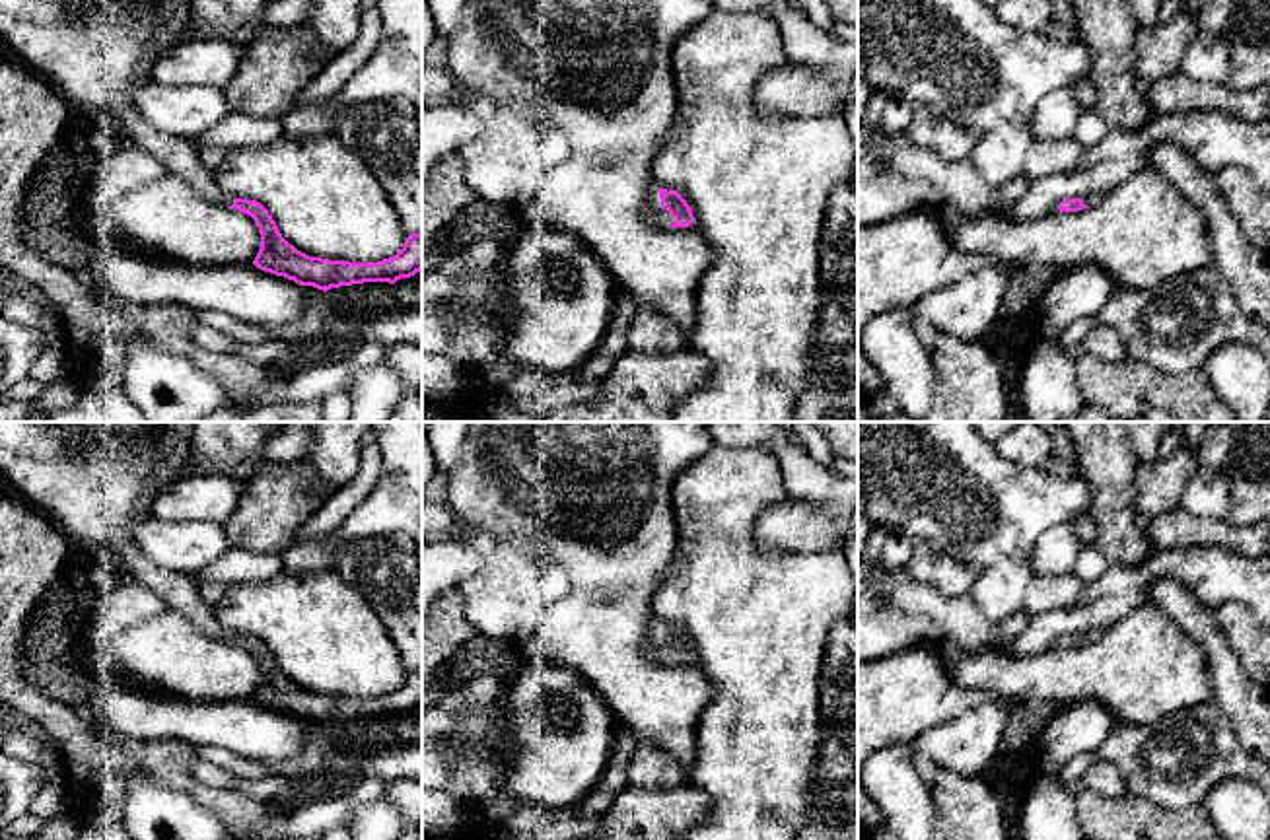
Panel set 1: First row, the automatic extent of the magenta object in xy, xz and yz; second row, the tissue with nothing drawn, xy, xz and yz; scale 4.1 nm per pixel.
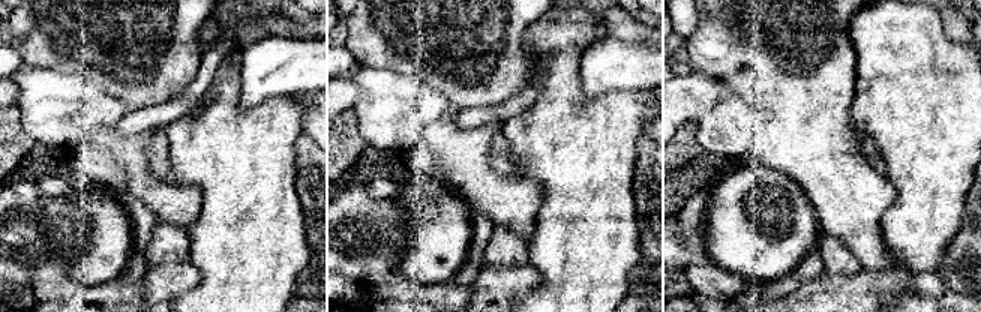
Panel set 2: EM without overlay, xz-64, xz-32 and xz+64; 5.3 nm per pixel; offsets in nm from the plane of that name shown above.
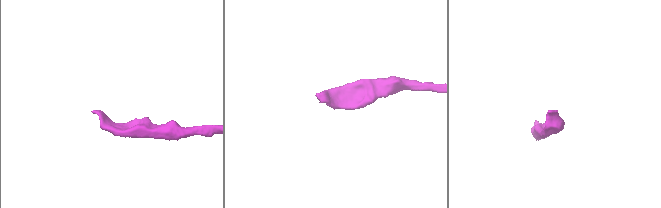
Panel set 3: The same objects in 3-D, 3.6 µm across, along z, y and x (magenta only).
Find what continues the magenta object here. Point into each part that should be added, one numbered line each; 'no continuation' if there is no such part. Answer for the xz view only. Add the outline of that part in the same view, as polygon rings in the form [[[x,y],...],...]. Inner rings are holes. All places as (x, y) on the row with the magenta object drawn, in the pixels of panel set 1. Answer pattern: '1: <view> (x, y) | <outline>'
1: xz (654, 212) | [[[659,187],[650,189],[642,216],[653,228],[669,228],[675,222],[675,218],[661,204]]]

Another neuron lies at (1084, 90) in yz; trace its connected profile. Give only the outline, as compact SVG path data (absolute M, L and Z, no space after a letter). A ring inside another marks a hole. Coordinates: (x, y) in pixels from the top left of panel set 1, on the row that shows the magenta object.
M1083 78L1083 80L1076 82L1074 86L1070 86L1070 89L1079 99L1079 103L1085 107L1085 111L1095 109L1097 88L1091 82L1091 78Z

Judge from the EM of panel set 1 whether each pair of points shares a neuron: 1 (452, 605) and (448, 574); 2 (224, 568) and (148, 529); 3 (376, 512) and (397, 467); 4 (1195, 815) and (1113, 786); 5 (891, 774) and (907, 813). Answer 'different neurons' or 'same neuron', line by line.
1: different neurons
2: different neurons
3: same neuron
4: different neurons
5: same neuron

